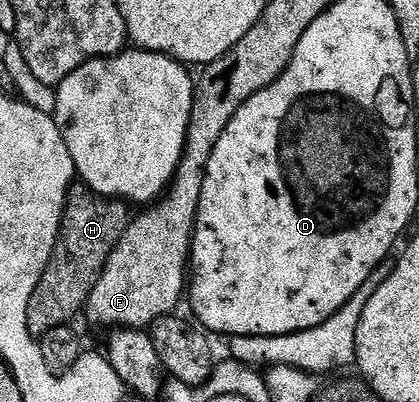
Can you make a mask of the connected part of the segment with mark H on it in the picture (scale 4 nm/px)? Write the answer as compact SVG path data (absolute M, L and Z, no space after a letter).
M83 185L73 186L69 191L56 254L48 262L38 289L34 289L30 297L28 328L33 335L43 337L52 329L71 324L72 318L85 310L94 285L102 277L104 266L126 233L130 222L128 210L127 202L105 199Z

